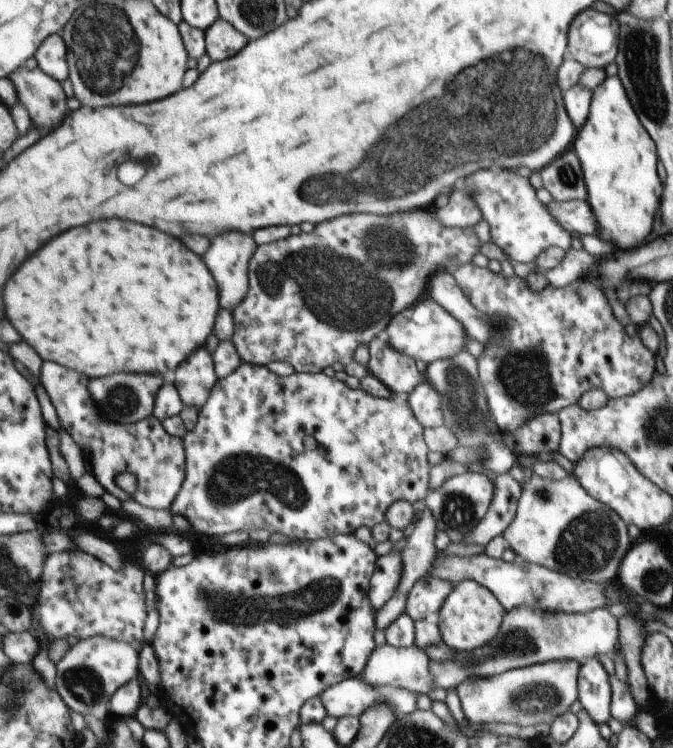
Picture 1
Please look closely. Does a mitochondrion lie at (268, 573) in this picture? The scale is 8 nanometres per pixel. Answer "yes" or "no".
yes

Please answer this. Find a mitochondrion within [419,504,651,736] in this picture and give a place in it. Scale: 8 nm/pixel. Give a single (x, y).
(587, 545)

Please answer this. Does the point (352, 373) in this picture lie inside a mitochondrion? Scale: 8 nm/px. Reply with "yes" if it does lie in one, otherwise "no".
no

